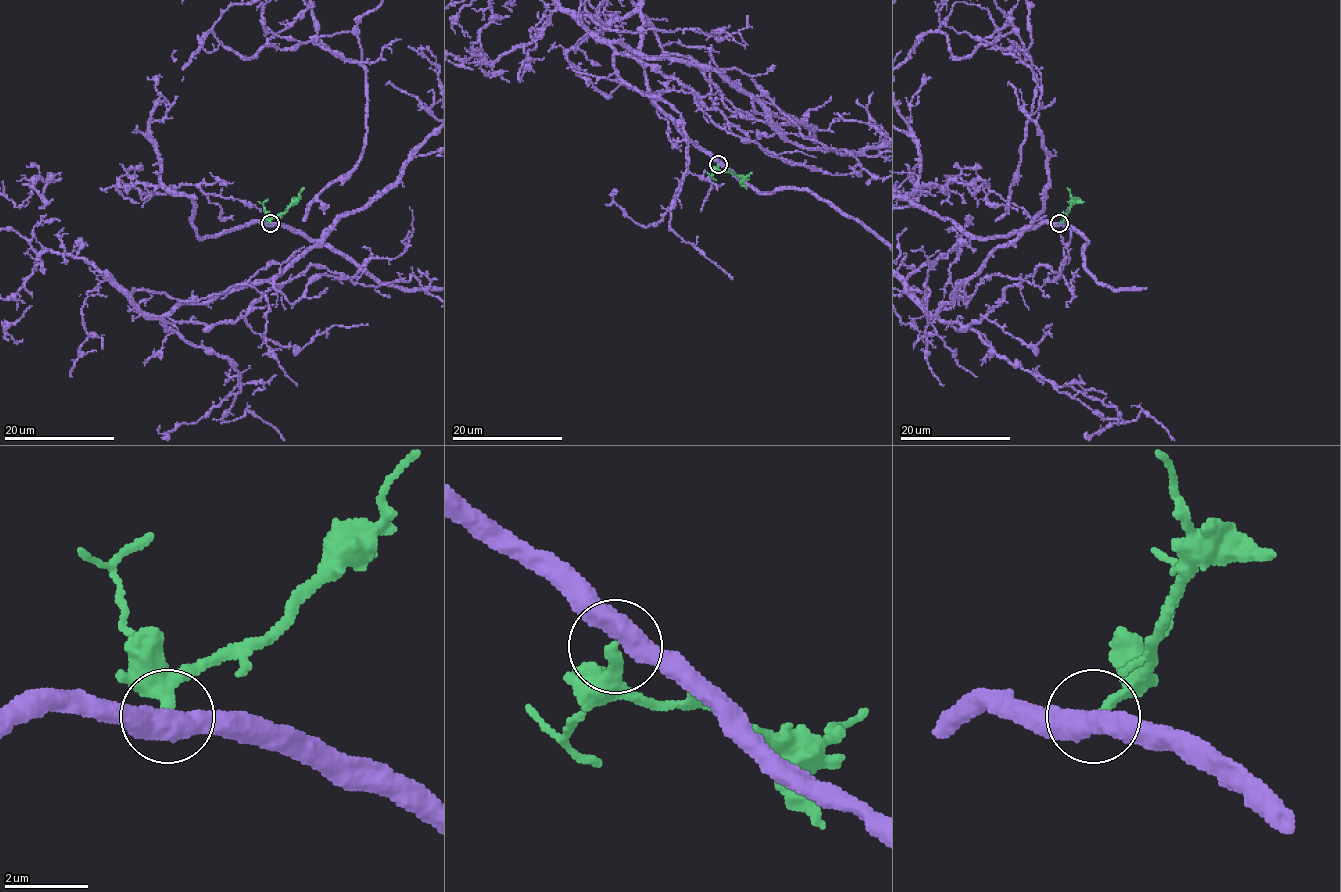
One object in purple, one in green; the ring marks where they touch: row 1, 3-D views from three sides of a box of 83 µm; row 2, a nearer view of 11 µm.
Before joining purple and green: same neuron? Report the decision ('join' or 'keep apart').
keep apart

